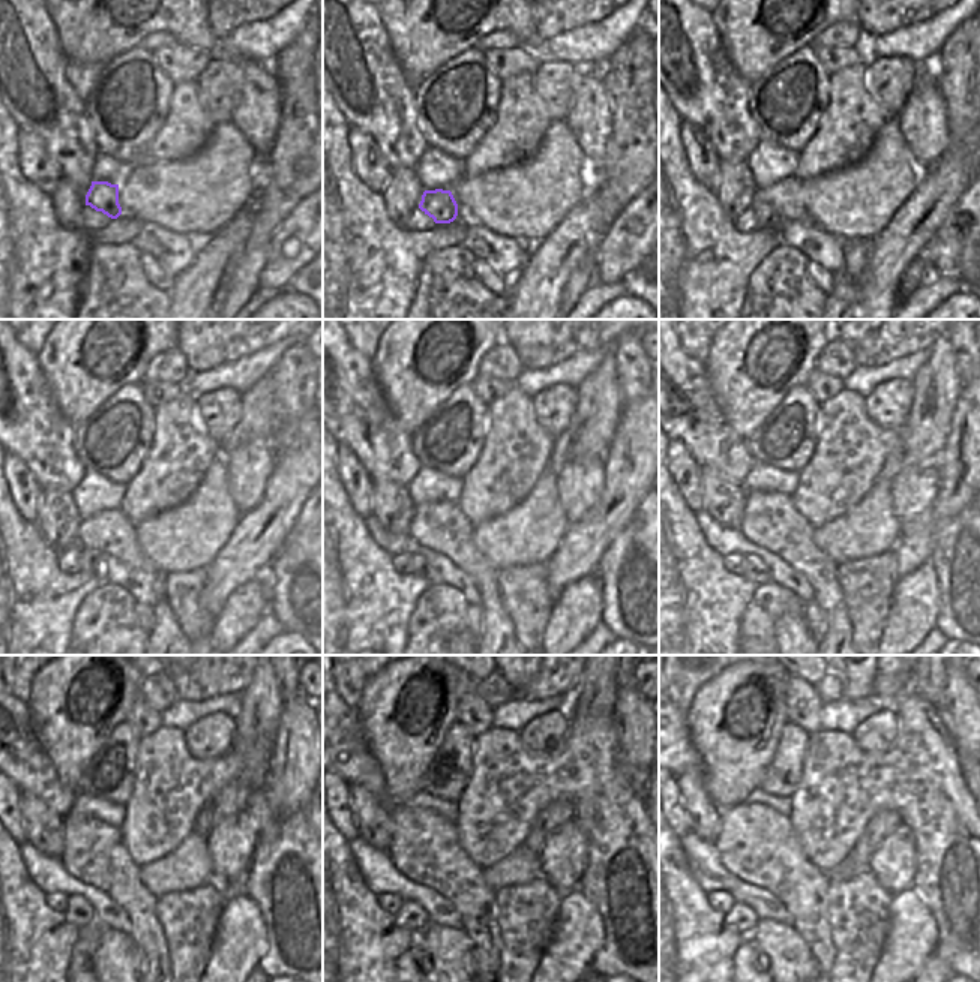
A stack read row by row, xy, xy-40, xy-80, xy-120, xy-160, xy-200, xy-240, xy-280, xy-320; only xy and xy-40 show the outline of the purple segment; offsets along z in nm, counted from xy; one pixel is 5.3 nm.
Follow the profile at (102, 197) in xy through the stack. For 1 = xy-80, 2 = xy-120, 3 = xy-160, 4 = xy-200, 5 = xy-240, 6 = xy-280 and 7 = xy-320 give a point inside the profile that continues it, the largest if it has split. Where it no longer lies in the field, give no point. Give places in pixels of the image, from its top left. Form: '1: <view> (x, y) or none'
1: xy-80 (767, 218)
2: xy-120 (89, 561)
3: xy-160 (420, 567)
4: xy-200 (754, 570)
5: xy-240 (80, 913)
6: xy-280 (410, 916)
7: xy-320 (740, 918)

